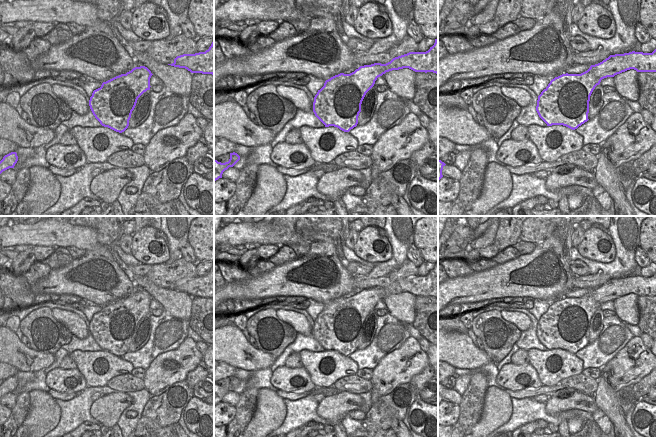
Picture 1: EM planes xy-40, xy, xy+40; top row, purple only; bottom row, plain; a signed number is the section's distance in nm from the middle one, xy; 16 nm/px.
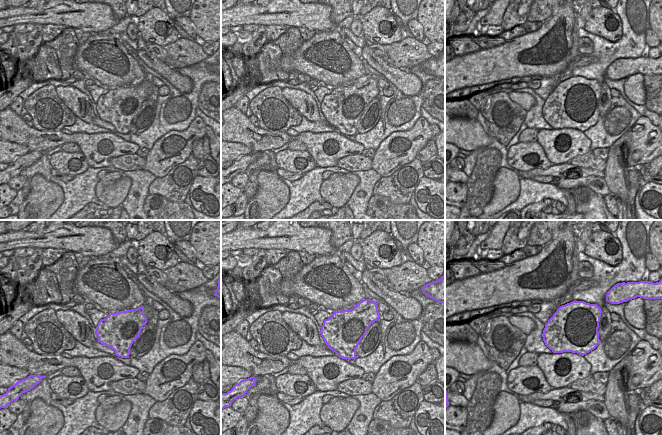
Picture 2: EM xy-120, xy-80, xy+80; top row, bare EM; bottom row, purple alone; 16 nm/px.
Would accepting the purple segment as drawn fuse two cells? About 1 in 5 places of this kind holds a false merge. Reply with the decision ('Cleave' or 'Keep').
Keep

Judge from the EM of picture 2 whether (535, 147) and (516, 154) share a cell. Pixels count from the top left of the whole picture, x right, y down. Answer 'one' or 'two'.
one

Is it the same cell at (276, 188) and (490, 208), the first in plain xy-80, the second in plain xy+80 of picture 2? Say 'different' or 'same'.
same

